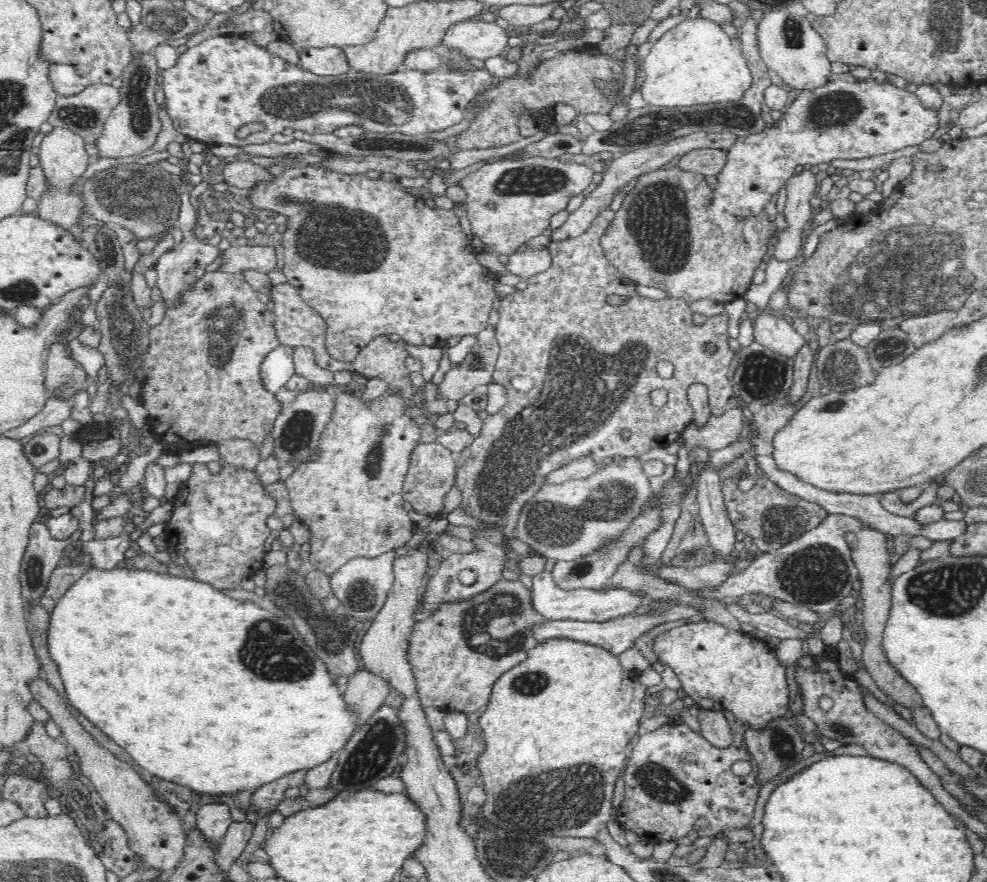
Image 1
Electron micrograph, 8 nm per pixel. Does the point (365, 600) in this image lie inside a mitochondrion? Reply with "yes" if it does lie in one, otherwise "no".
yes

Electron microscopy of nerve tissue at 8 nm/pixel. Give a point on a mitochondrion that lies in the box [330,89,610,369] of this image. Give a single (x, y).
(541, 180)

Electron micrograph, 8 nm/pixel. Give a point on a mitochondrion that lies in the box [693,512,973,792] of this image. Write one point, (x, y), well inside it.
(814, 572)

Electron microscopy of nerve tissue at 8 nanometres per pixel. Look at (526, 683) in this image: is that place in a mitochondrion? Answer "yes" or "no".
yes

